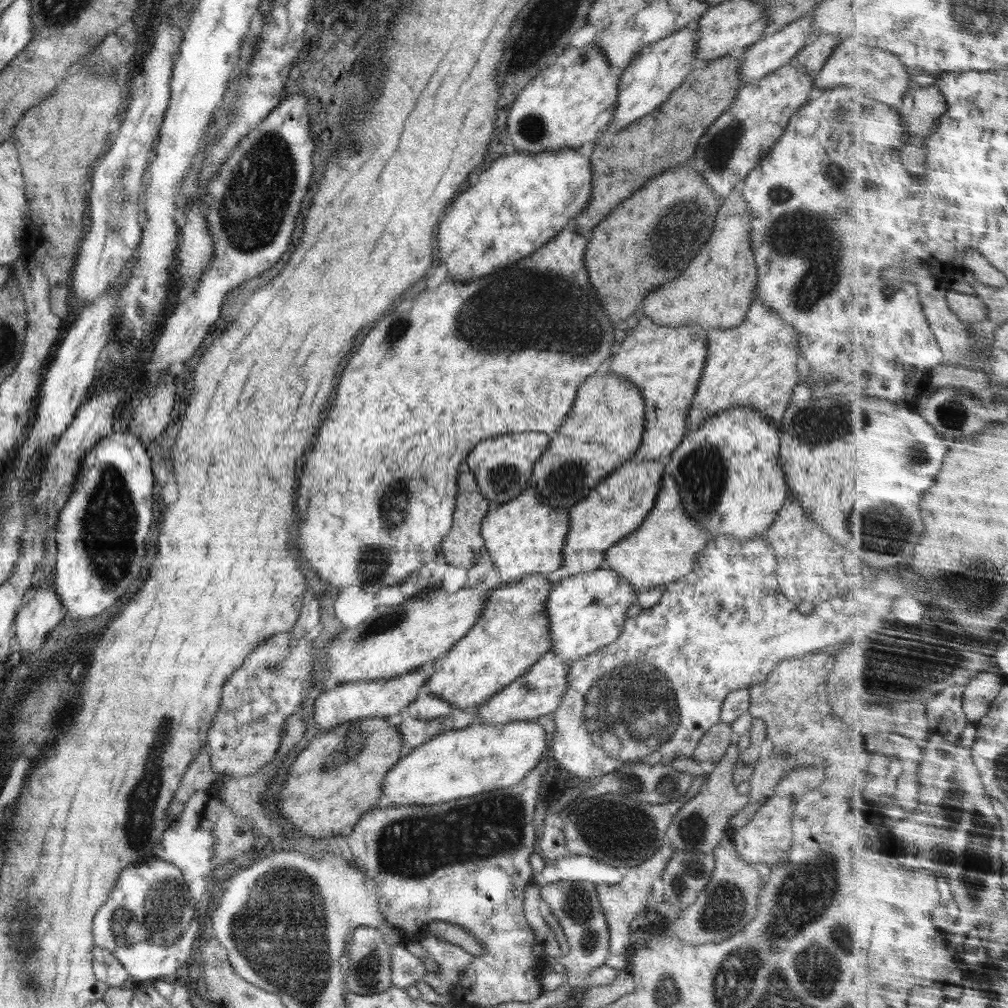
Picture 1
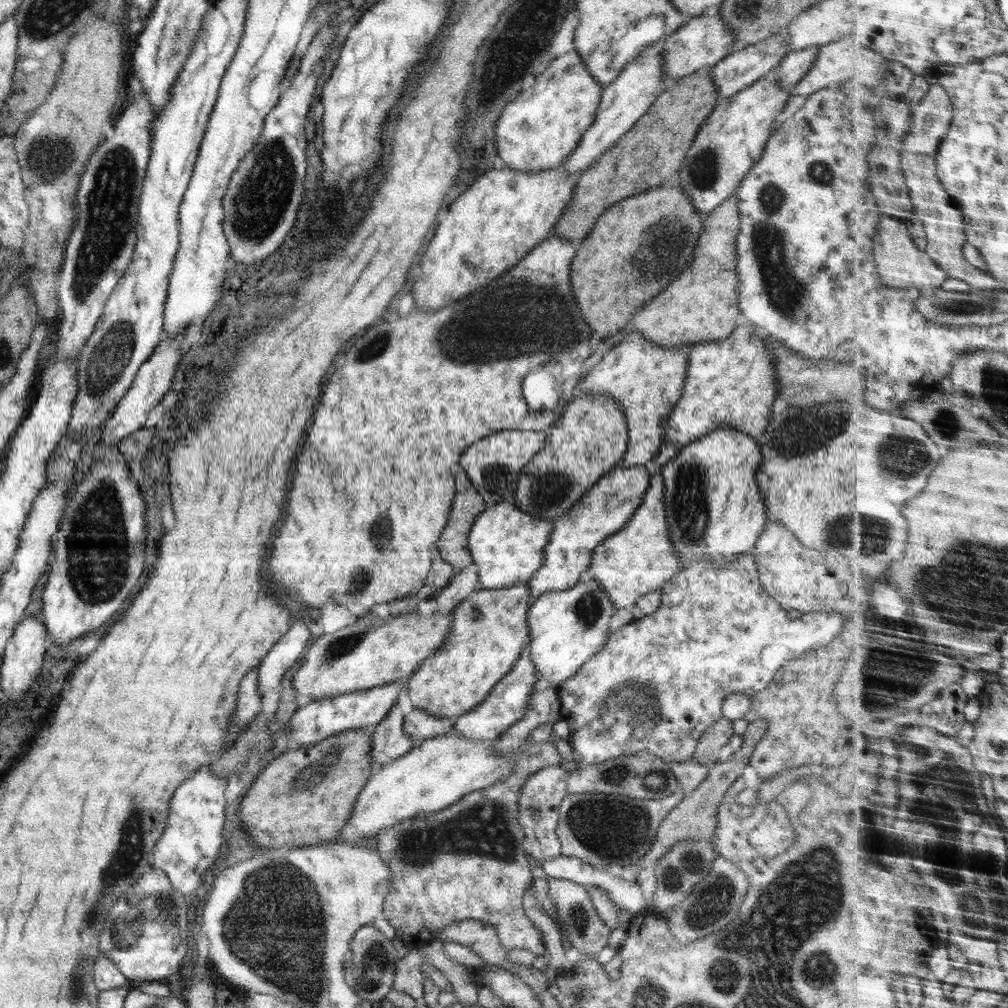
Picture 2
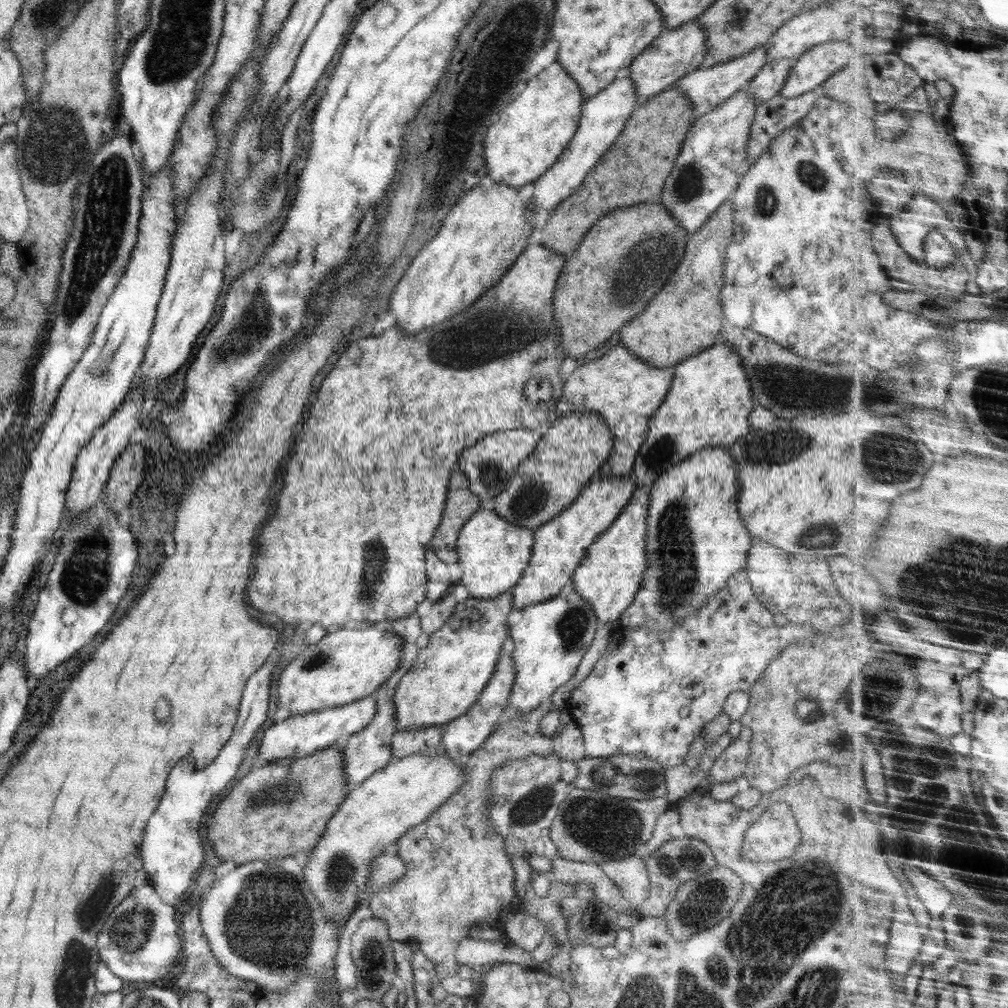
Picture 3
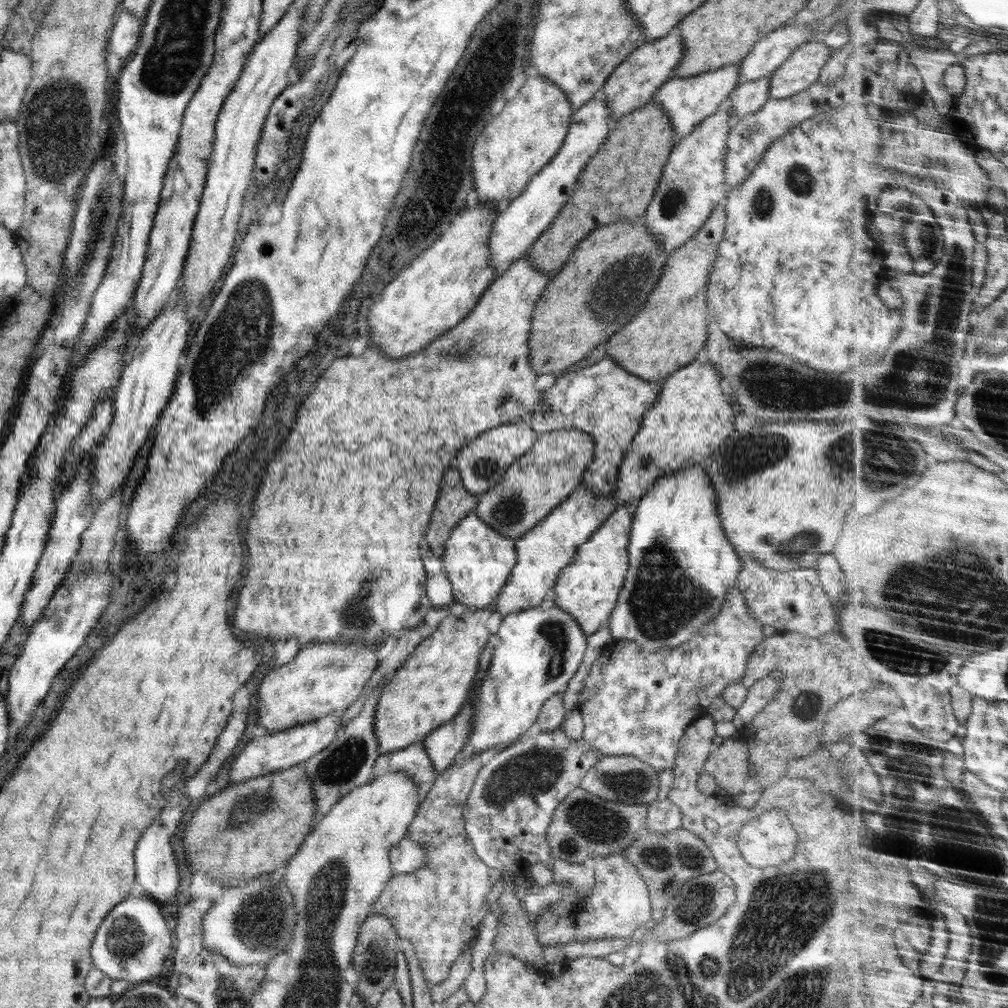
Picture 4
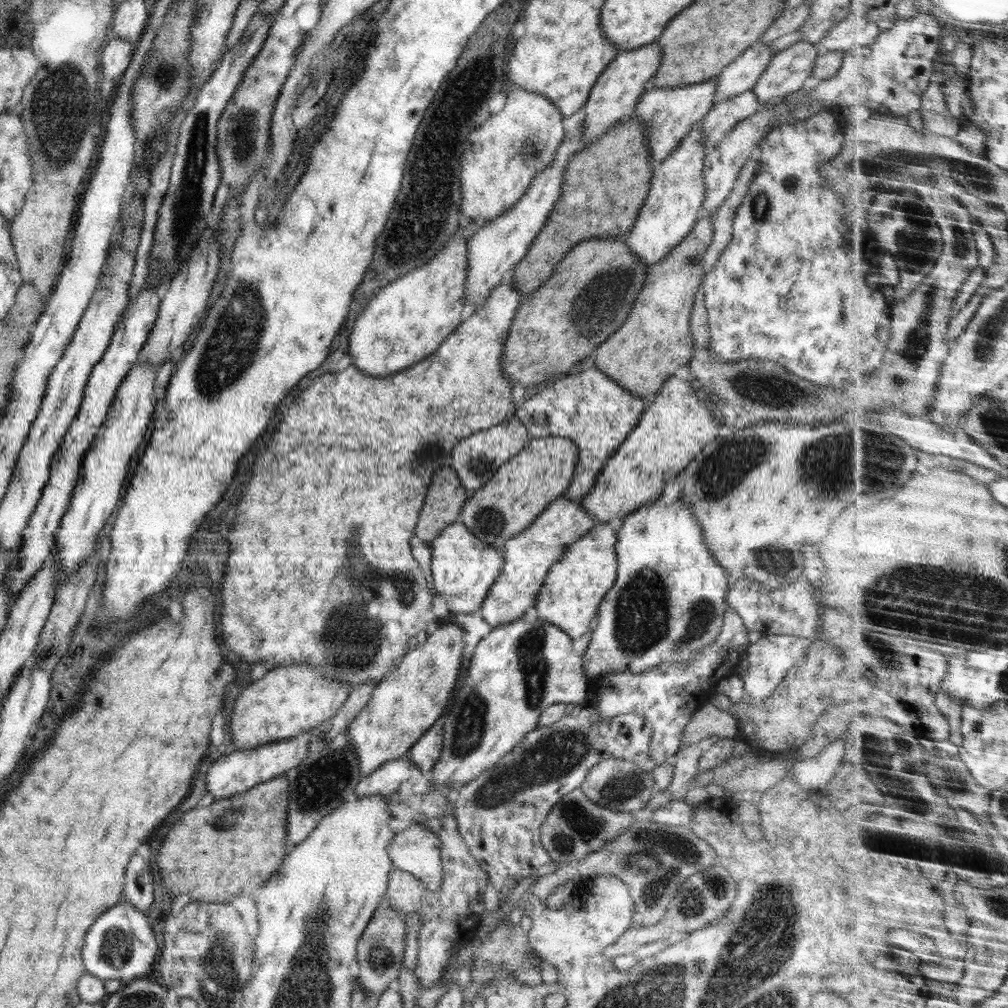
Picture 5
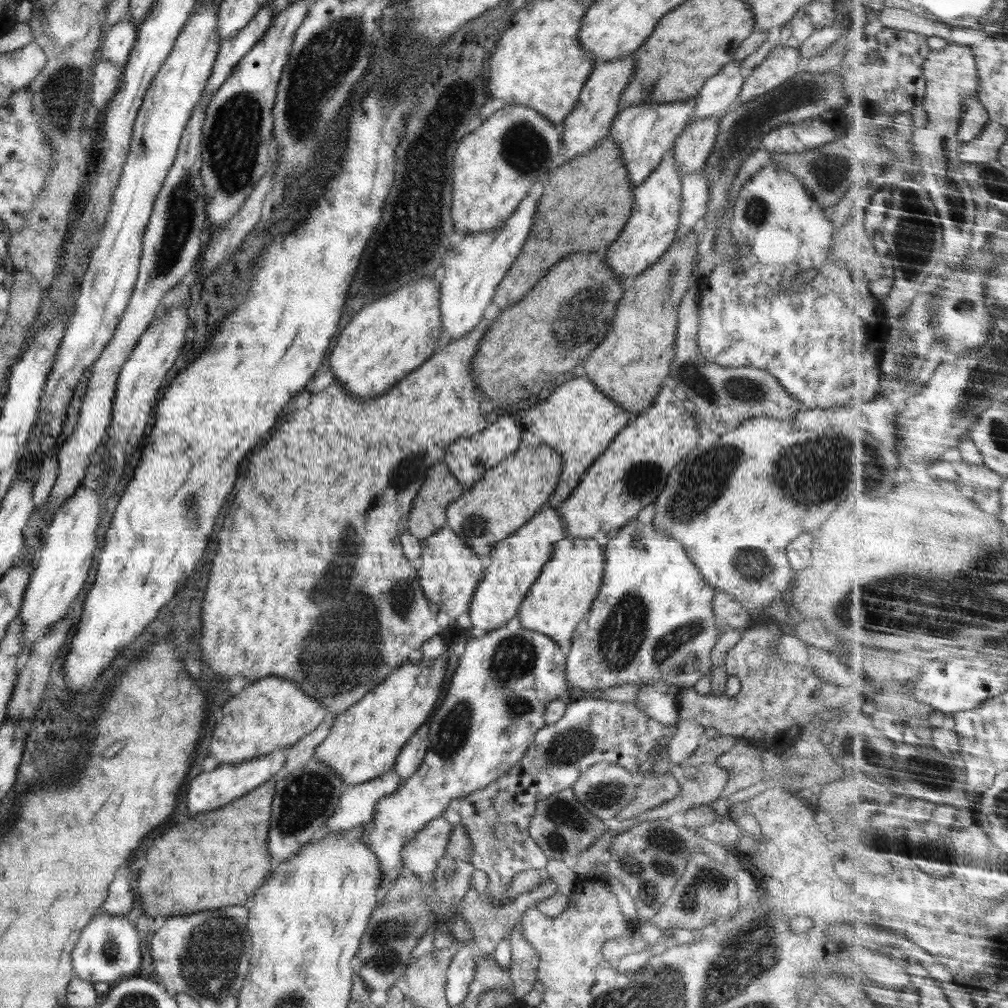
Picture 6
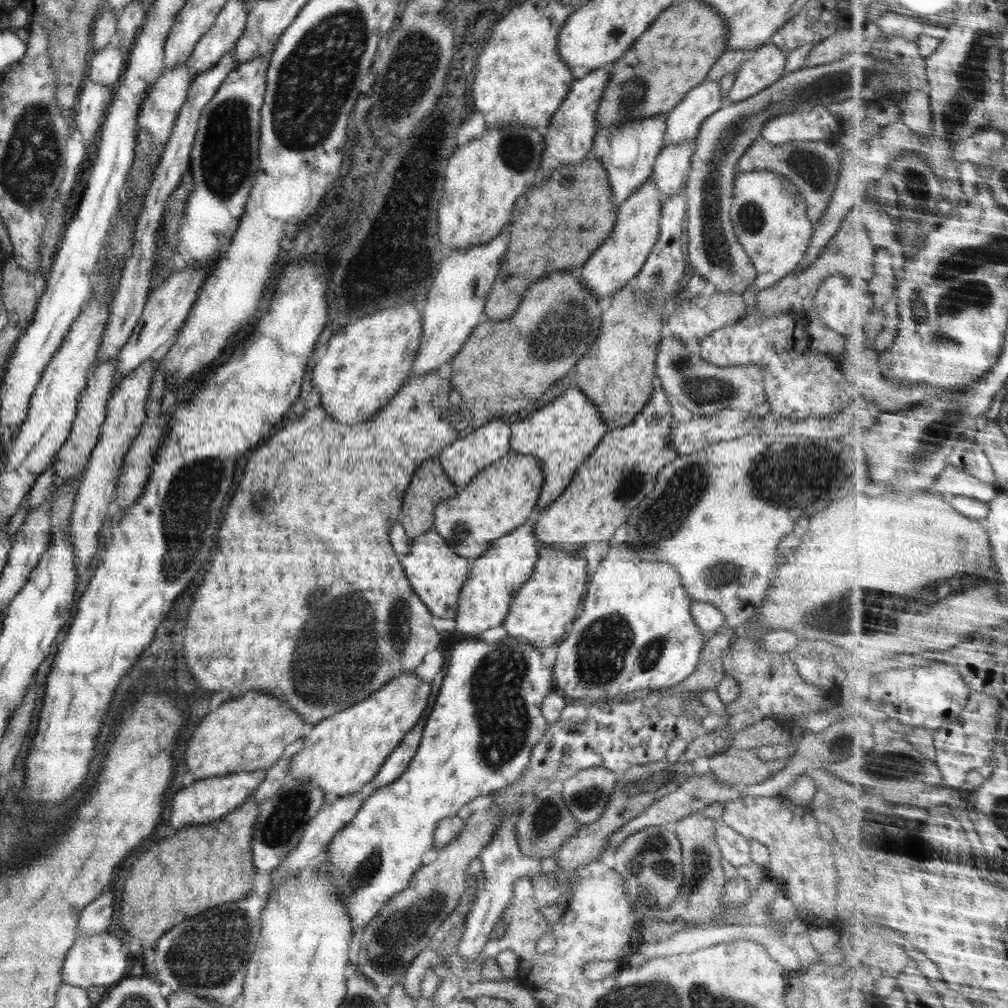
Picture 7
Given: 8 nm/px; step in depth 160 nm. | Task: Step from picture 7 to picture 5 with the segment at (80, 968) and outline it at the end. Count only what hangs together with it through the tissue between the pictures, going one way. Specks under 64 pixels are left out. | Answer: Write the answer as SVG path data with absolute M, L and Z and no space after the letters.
M121 899L100 914L90 926L84 937L81 953L86 973L103 981L119 980L127 983L134 979L142 979L147 972L154 970L161 949L148 917L143 911Z

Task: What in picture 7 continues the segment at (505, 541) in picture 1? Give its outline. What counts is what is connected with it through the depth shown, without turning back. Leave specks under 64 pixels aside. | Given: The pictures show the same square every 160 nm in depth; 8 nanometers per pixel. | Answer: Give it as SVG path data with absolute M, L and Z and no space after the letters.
M430 530L412 542L412 552L398 556L414 592L422 599L434 617L455 619L458 597L464 581L469 577L470 560L458 556L442 536Z

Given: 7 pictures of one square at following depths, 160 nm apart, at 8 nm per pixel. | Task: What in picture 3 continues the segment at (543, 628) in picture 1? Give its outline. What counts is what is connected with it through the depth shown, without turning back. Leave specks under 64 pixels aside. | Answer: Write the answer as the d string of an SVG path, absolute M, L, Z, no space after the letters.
M510 590L492 599L469 596L464 603L454 607L453 614L444 626L430 635L426 647L419 650L419 656L410 670L398 681L393 694L397 730L445 725L467 712L478 700L496 668L502 643L509 637L508 616L512 609L513 596Z

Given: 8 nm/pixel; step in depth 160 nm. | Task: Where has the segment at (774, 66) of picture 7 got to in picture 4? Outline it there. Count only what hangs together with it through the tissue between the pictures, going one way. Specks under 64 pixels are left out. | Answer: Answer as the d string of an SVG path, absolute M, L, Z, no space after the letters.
M821 40L801 44L769 76L769 98L788 98L818 82L833 46Z

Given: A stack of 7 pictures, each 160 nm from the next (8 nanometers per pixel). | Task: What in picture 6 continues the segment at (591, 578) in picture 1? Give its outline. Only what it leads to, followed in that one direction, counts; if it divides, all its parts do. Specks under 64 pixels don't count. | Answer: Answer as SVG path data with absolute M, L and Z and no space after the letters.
M518 616L508 622L508 626L505 624L502 628L498 628L493 631L487 631L485 635L481 637L474 637L470 639L464 647L464 652L459 656L458 666L452 675L452 678L447 682L446 689L444 690L444 696L439 702L436 709L432 712L432 715L428 719L429 721L429 733L428 738L430 741L429 749L426 751L422 764L418 767L418 770L407 779L404 779L399 787L387 797L382 797L375 806L374 813L374 828L370 830L366 829L362 832L362 841L366 842L366 845L370 847L370 850L374 851L374 855L380 861L379 870L381 870L381 878L387 878L388 872L393 868L402 869L402 849L406 847L408 842L414 839L414 835L426 826L426 823L442 817L443 812L453 803L457 803L467 794L474 792L475 790L484 790L490 783L494 782L497 778L500 778L507 770L510 770L511 766L514 766L523 756L528 747L533 743L536 732L546 724L544 713L546 705L551 700L562 698L562 696L568 696L570 692L569 682L567 681L567 674L565 671L567 655L561 651L559 643L551 638L548 638L541 632L530 630L522 627L522 621L518 619Z

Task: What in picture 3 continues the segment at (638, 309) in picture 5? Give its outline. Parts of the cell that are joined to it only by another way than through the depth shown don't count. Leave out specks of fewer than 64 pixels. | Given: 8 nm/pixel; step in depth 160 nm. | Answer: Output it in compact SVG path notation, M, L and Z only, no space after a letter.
M731 198L723 202L697 231L690 234L683 259L667 284L654 296L642 314L638 314L618 331L615 342L634 353L642 363L658 369L674 368L676 364L707 350L719 341L722 325L726 322L721 311L720 294L725 285L723 266L726 249L733 237L732 205Z

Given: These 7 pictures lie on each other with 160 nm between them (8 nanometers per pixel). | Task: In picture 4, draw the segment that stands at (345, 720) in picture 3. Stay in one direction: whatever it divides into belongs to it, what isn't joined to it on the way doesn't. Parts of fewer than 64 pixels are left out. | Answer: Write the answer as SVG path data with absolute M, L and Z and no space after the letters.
M334 711L314 722L293 726L288 730L274 734L258 732L245 746L244 750L235 756L229 764L228 778L230 782L236 784L277 770L289 769L312 758L317 752L324 750L344 728L344 713L345 711Z

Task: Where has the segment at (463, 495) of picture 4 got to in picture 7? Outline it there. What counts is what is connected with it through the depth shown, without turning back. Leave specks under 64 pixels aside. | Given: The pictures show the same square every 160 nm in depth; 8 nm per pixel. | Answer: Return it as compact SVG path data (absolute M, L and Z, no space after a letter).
M438 458L426 459L421 465L418 465L417 469L414 470L412 482L407 487L401 504L399 521L405 528L405 533L410 538L416 538L432 530L436 505L441 500L453 497L457 493L456 486L448 479Z

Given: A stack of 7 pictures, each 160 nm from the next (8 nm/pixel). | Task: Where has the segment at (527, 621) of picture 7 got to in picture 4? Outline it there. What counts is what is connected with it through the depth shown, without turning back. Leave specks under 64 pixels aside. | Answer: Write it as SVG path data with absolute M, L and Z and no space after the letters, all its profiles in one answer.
M619 505L615 511L592 533L592 536L577 546L576 554L572 562L561 570L554 585L555 605L572 615L581 626L586 636L594 634L600 628L600 624L610 620L616 601L623 585L628 567L628 543L633 517L633 506Z

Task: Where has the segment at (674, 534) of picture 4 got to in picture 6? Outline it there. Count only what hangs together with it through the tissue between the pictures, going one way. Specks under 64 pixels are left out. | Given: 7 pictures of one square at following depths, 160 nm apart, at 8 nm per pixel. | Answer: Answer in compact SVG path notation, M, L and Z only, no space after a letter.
M633 518L630 523L621 527L618 531L611 534L611 539L605 546L605 565L601 587L596 598L592 601L588 616L585 621L588 624L588 630L583 634L575 635L571 640L571 649L567 654L566 674L570 686L579 688L588 694L588 697L597 698L603 688L619 686L626 683L649 682L650 680L665 680L671 686L689 688L696 684L699 678L702 678L708 668L711 666L710 651L716 644L718 636L722 632L722 625L719 624L718 616L712 608L712 601L716 594L716 588L708 586L705 578L700 574L697 566L690 560L682 544L674 540L669 534L661 532L655 528L653 521L650 523L640 523Z

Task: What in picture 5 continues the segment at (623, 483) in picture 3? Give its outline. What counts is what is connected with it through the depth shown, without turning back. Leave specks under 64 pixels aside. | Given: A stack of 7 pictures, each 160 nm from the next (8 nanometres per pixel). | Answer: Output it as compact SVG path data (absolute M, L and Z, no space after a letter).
M560 496L550 502L527 529L503 544L504 566L481 604L484 620L497 627L524 616L526 610L534 606L550 565L558 562L567 546L580 539L596 523L597 520L583 509L580 501Z

